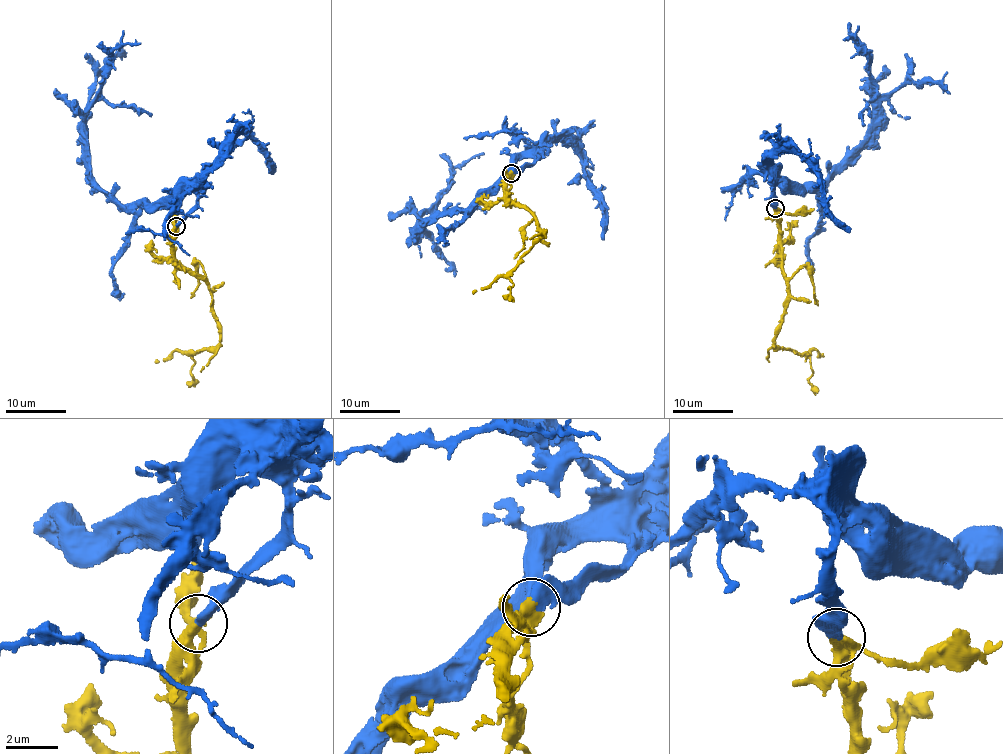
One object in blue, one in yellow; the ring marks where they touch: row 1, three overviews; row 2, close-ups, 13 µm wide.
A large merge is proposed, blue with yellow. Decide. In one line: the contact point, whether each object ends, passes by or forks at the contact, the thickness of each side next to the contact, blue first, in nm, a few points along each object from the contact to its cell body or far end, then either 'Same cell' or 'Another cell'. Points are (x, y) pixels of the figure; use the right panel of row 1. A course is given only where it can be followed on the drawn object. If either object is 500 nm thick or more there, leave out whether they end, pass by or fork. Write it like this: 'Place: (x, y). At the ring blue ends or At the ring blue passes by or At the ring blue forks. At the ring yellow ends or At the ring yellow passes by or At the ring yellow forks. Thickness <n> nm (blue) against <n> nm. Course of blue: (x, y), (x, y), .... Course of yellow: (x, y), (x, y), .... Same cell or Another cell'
Place: (775, 208). At the ring blue ends. At the ring yellow passes by. Thickness 440 nm (blue) against 420 nm. Course of blue: (774, 208), (776, 175), (821, 189), (866, 134), (874, 95), (870, 57), (856, 40), (843, 39). Course of yellow: (775, 208), (781, 274), (788, 285), (786, 313), (775, 346), (808, 357), (812, 367), (809, 384), (814, 391). Same cell

